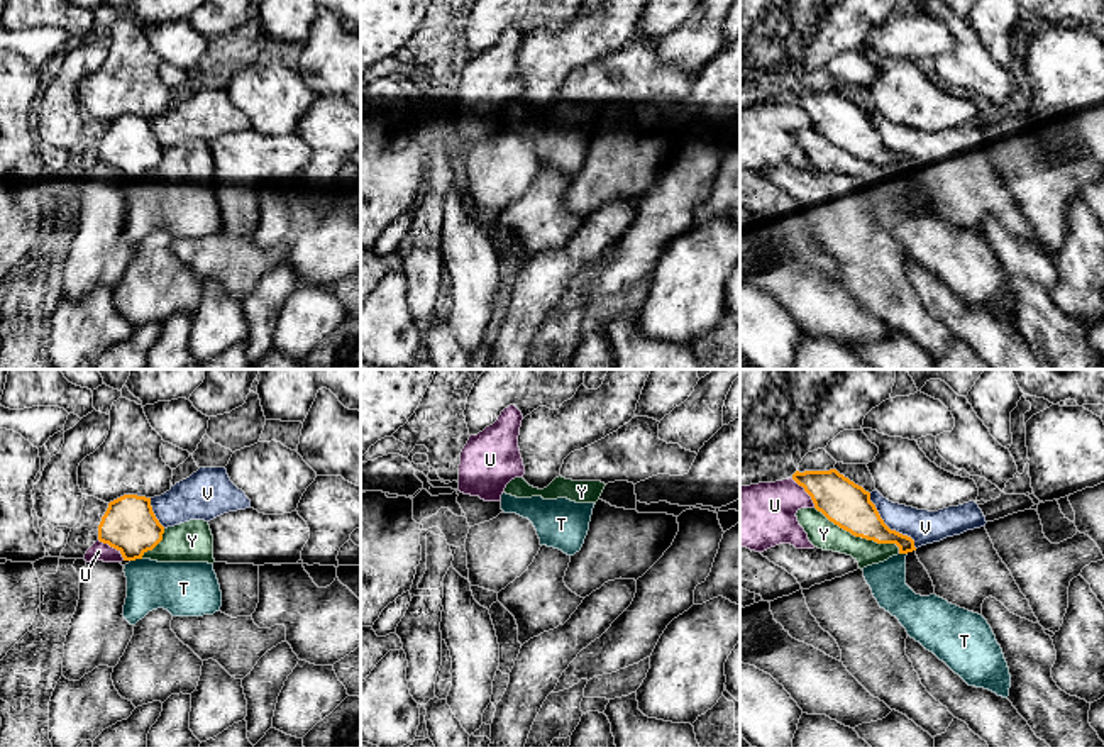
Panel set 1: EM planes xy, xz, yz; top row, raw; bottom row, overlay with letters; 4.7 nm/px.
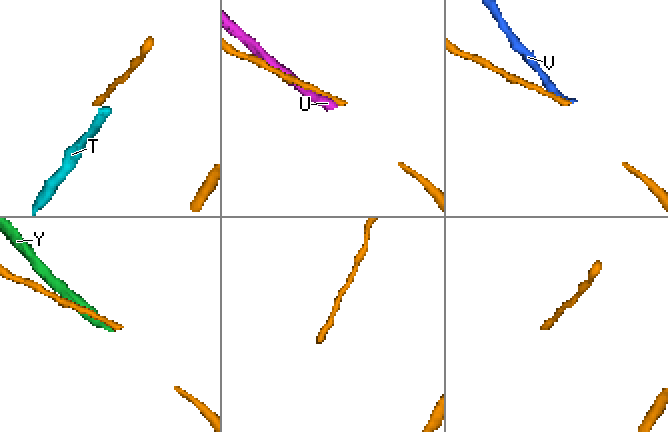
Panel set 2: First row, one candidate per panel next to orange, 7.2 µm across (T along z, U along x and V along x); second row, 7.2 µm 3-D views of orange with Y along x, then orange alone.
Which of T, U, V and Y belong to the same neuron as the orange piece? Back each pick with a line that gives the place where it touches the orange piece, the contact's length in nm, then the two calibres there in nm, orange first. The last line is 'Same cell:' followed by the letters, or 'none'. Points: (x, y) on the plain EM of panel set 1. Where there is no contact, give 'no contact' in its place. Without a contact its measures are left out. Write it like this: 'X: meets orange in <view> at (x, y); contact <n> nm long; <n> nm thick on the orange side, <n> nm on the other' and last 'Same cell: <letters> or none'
Same cell: none

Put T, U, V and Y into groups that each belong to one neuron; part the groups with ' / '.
T Y / U / V

